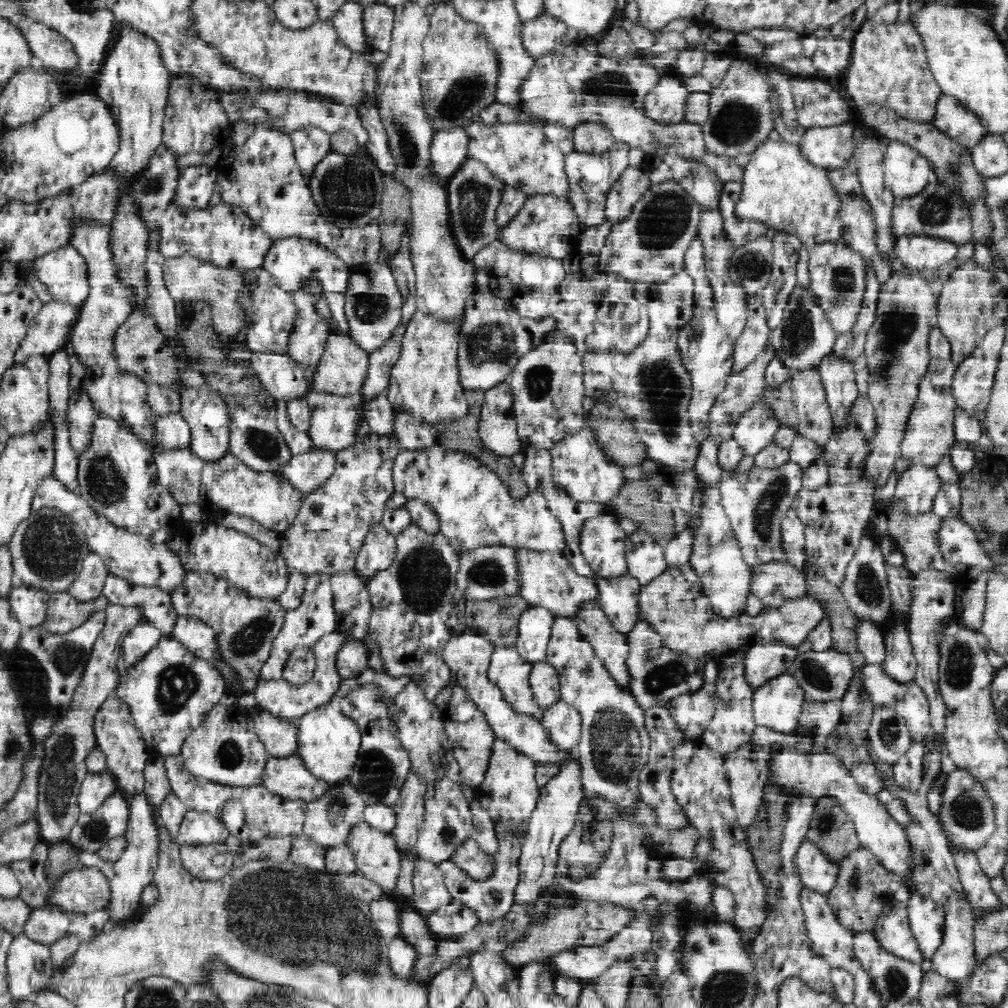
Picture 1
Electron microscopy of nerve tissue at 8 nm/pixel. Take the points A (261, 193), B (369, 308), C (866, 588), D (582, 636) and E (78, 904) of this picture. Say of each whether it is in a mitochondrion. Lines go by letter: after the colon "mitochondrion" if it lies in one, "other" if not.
A: mitochondrion
B: mitochondrion
C: mitochondrion
D: other
E: other

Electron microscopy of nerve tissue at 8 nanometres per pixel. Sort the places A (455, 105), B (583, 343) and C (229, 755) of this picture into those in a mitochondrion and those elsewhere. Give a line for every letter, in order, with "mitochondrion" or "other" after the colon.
A: mitochondrion
B: other
C: mitochondrion

